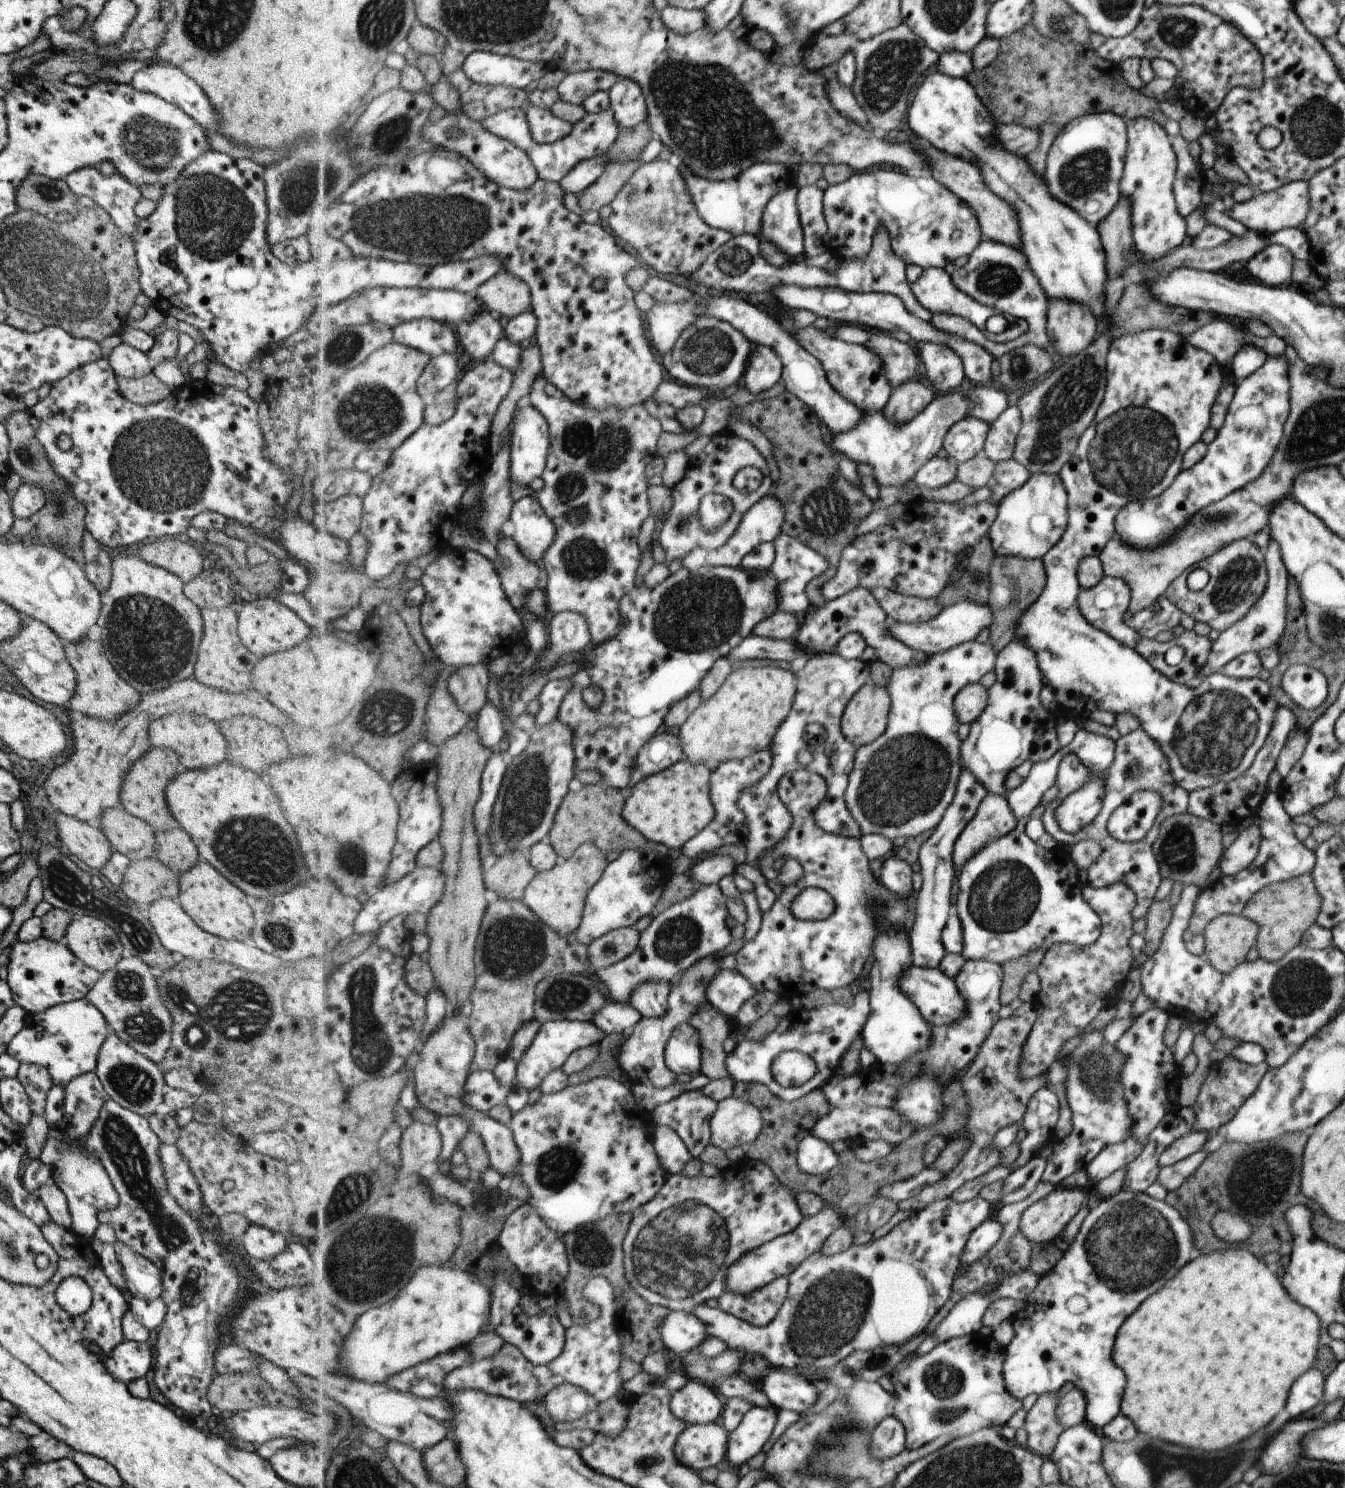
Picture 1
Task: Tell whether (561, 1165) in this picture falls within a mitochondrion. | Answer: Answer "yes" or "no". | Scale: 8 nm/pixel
yes

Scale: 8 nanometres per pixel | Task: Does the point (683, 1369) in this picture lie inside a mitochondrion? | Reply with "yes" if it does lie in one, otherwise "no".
no

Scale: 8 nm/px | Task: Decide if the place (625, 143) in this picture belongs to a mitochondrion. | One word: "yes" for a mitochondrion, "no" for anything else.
no

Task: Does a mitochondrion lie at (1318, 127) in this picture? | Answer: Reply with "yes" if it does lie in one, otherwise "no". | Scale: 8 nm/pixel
yes

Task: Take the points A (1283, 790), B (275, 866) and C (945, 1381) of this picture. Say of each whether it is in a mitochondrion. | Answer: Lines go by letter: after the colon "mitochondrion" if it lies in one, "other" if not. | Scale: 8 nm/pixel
A: other
B: mitochondrion
C: mitochondrion

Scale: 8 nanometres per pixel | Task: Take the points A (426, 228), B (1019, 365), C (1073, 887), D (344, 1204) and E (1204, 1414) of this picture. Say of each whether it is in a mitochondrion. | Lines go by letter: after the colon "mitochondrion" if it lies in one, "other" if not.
A: mitochondrion
B: mitochondrion
C: other
D: mitochondrion
E: other

